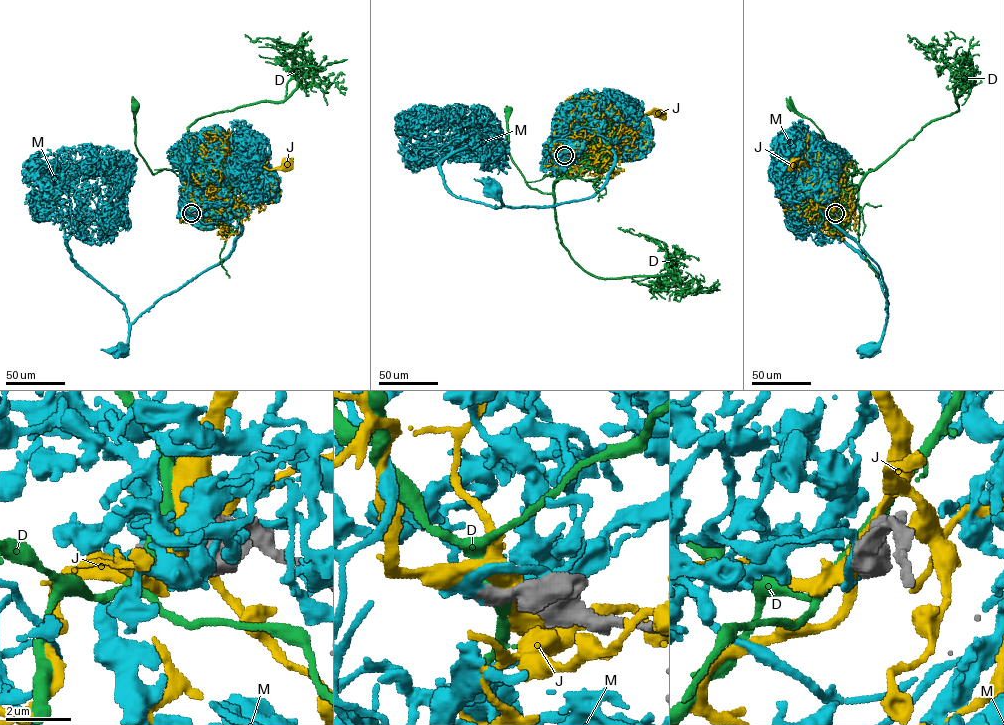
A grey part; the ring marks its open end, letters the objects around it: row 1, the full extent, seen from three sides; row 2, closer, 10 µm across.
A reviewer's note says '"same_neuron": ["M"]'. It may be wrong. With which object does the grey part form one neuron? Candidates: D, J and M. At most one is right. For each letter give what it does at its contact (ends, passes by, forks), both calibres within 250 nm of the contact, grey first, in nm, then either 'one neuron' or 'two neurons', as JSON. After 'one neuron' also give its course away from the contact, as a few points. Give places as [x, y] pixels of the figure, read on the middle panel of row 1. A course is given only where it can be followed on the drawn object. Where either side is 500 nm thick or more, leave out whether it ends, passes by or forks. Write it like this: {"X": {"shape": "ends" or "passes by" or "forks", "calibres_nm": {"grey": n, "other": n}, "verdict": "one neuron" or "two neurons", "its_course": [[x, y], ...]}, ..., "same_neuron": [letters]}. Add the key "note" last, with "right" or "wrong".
{"D": {"calibres_nm": {"grey": 650, "other": 480}, "verdict": "two neurons"}, "J": {"calibres_nm": {"grey": 850, "other": 460}, "verdict": "two neurons"}, "M": {"shape": "ends", "calibres_nm": {"grey": 480, "other": 460}, "verdict": "one neuron", "its_course": [[565, 155], [571, 147], [580, 154], [605, 147], [614, 164], [607, 182], [580, 199], [506, 207], [496, 191]]}, "same_neuron": ["M"], "note": "right"}

